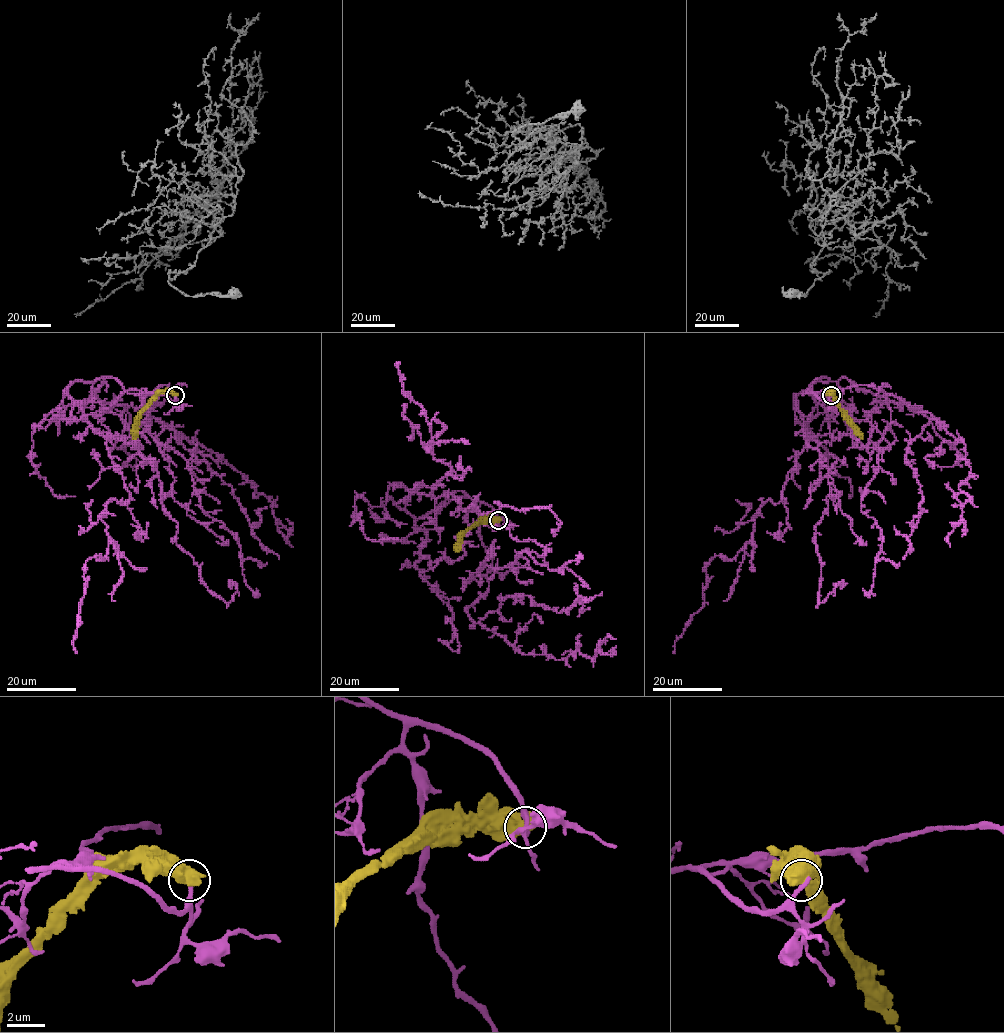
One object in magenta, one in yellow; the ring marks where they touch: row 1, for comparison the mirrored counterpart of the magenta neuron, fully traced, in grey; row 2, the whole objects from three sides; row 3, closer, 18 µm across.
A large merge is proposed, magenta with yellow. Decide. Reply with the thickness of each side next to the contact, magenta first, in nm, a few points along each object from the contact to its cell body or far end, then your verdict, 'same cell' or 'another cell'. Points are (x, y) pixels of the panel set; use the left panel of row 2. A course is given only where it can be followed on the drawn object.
280 nm thick on the magenta side, 800 nm on the other; magenta runs (175, 395), (111, 377), (64, 390), (130, 500), (100, 516), (108, 554), (84, 567), (77, 653); yellow runs (175, 395), (162, 392), (155, 398), (142, 412), (134, 438); another cell

